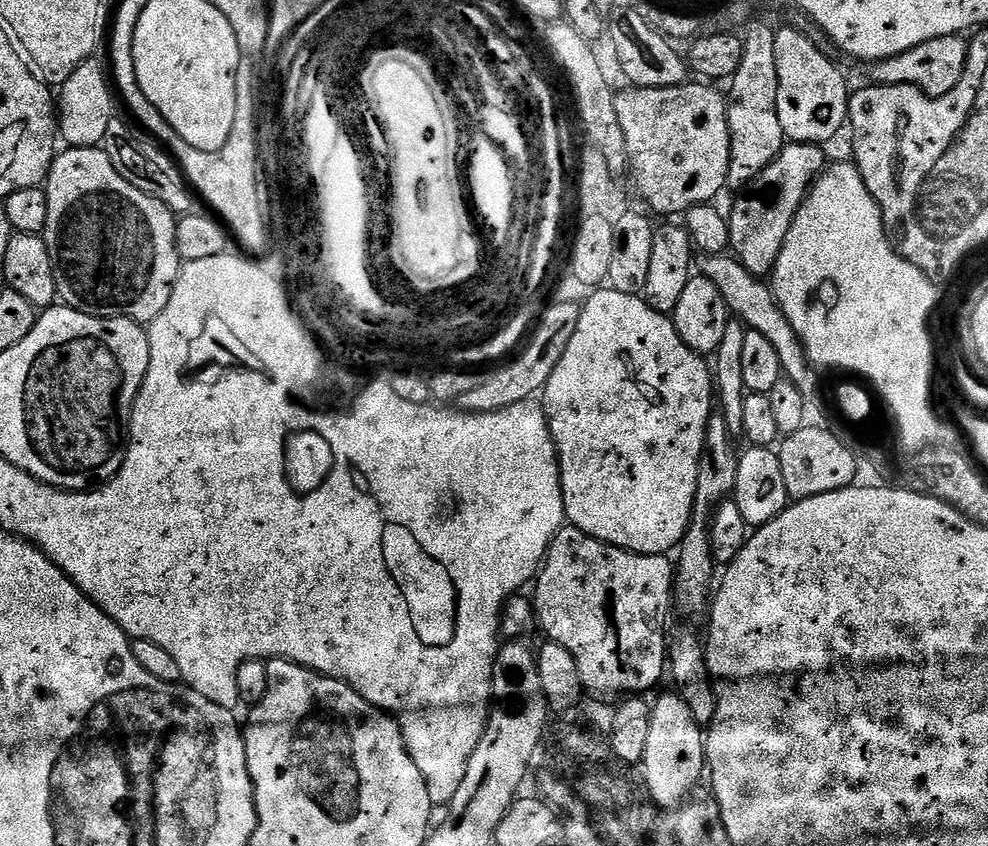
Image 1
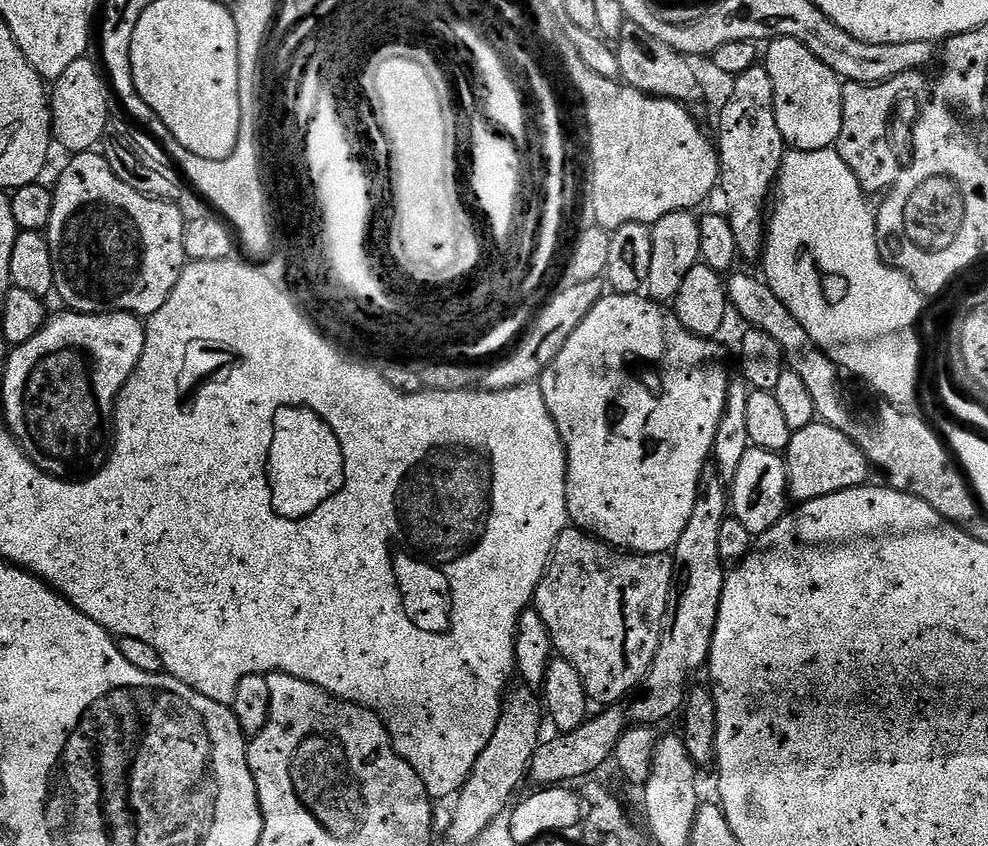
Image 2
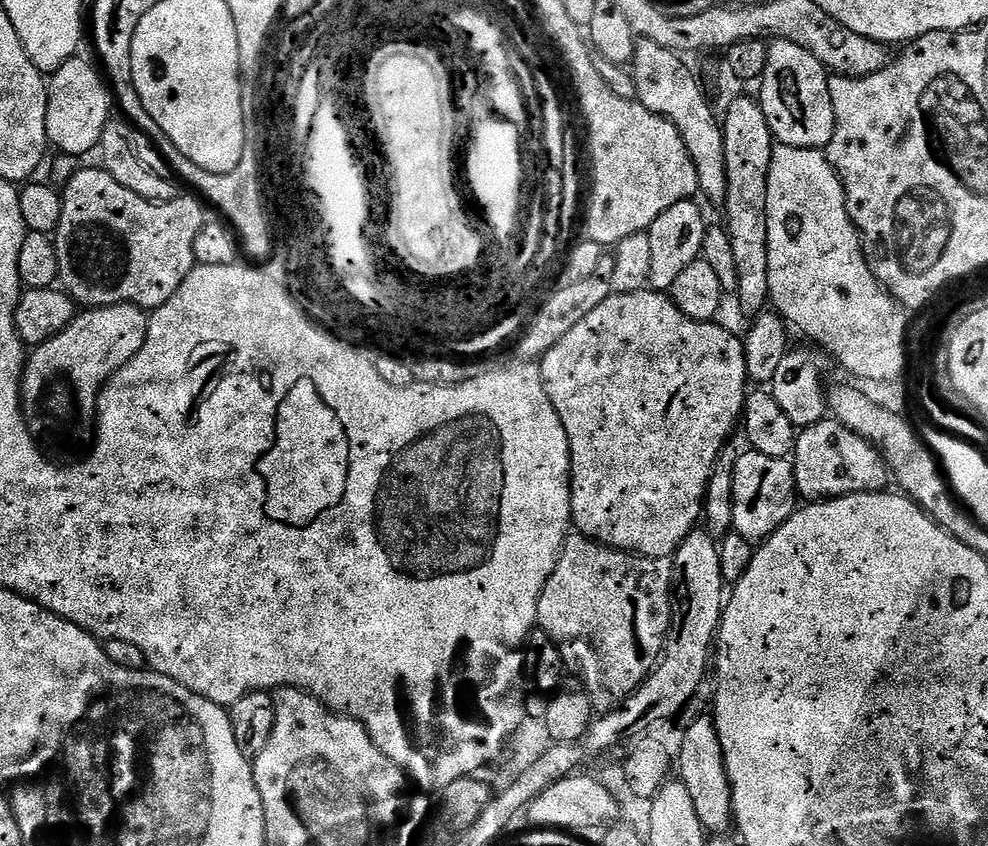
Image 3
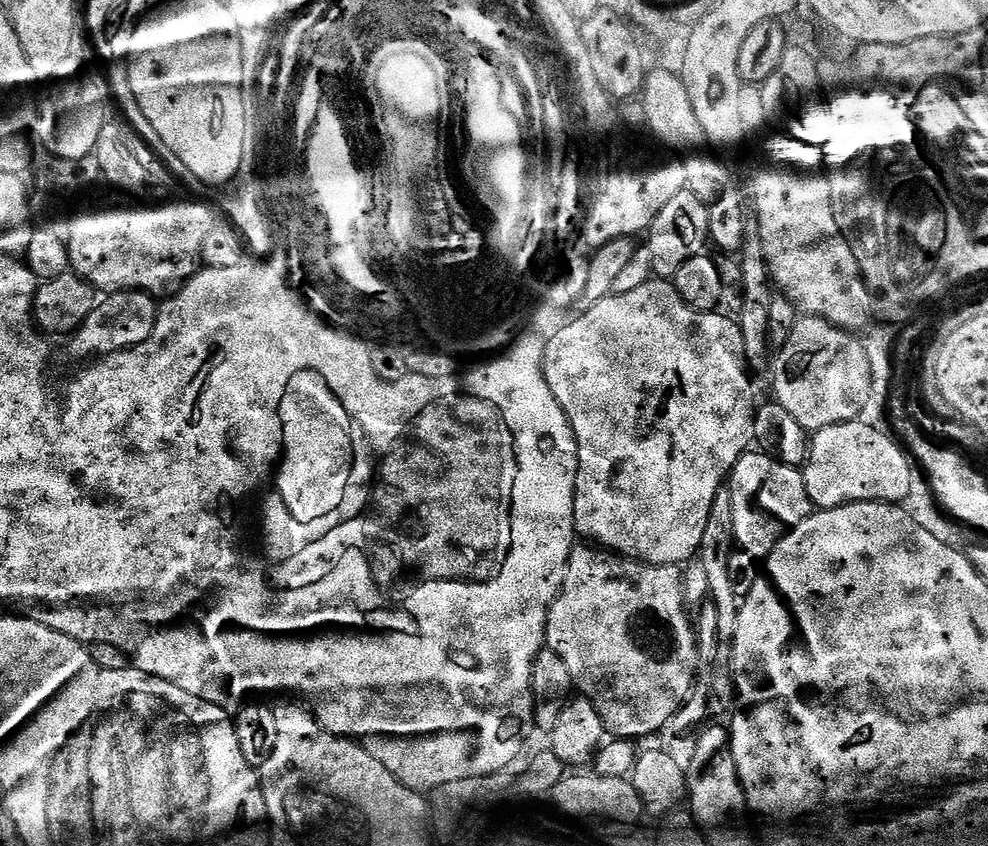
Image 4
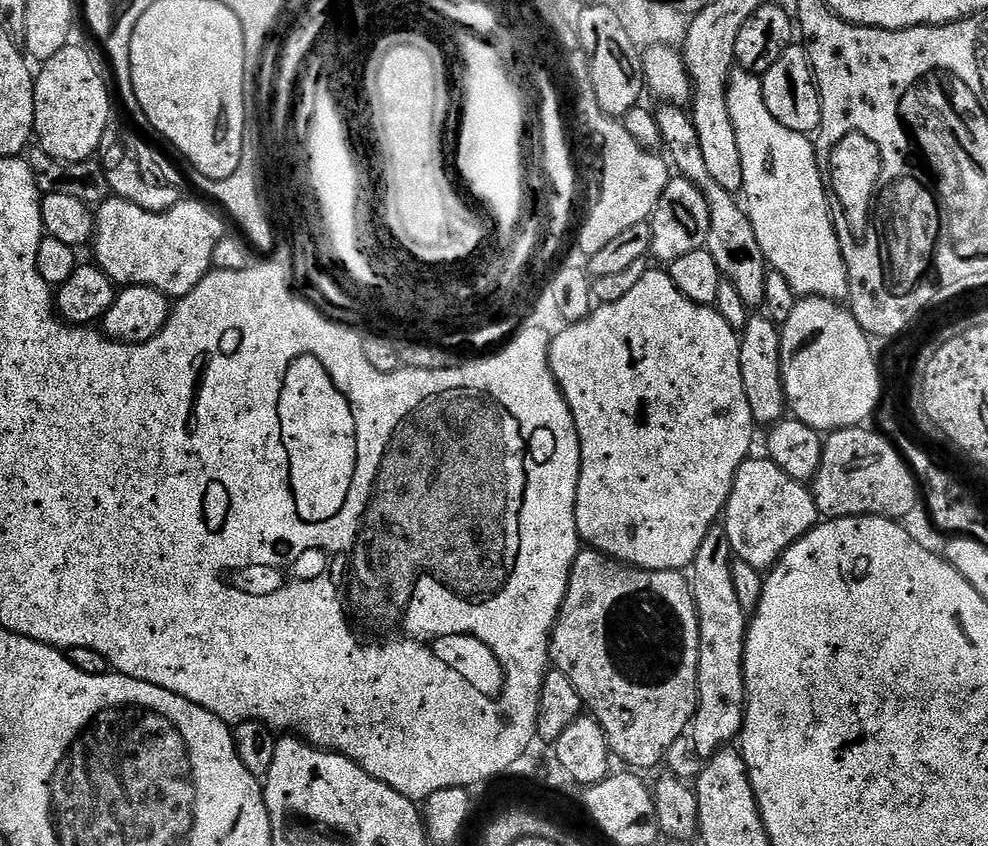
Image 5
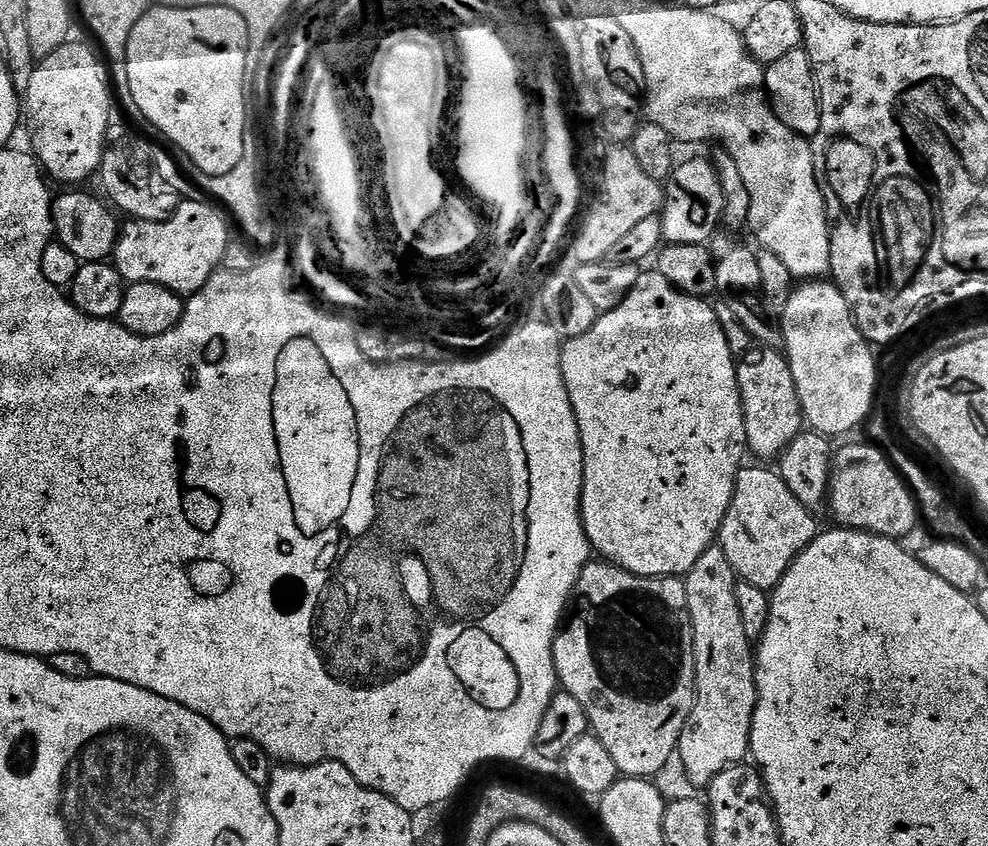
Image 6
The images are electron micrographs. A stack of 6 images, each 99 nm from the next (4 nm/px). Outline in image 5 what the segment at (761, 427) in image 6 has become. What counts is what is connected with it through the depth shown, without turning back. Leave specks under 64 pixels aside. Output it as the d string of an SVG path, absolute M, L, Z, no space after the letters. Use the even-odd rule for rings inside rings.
M749 315L740 337L740 365L742 366L742 386L746 390L746 402L750 402L750 414L757 425L771 426L785 419L784 379L780 373L781 325L771 315Z

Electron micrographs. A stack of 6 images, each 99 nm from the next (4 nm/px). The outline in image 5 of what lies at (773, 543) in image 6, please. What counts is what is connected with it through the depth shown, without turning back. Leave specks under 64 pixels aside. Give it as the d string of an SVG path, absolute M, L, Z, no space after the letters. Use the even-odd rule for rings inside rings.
M749 458L745 460L734 478L728 505L722 513L722 527L726 530L726 538L730 538L733 557L742 562L750 562L750 566L754 566L759 572L767 573L775 568L784 556L785 550L803 538L811 528L816 527L820 519L821 514L816 508L816 499L812 497L811 487L807 483L790 478L786 470L779 468L770 459Z

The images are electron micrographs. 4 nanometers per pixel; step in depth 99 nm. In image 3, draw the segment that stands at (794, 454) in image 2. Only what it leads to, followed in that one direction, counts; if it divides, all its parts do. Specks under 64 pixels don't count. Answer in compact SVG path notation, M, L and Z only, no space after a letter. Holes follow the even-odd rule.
M825 418L797 435L792 469L797 493L808 502L859 492L883 492L890 484L888 465L880 451L869 440L846 430L846 426L834 418Z

